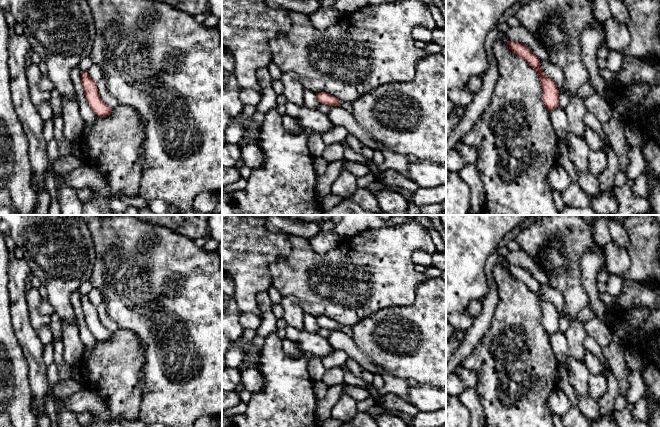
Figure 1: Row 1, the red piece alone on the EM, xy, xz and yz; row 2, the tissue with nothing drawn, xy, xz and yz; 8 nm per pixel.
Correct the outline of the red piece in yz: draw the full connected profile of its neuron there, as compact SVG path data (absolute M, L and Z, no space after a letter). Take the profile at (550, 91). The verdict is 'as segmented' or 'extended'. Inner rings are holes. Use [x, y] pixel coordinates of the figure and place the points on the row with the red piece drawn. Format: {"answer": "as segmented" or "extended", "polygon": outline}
{"answer": "as segmented", "polygon": "M507 41L507 45L515 55L524 59L536 70L543 90L543 103L545 107L548 111L556 109L559 106L559 91L554 80L544 74L539 58L522 43Z"}

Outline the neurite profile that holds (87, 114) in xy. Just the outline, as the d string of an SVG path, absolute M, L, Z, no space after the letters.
M78 66L72 69L71 79L75 87L80 115L86 125L92 126L98 116L93 112L85 98L84 89L81 83L81 72Z

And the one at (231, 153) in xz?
M226 143L222 146L222 167L235 167L241 157L239 144Z

